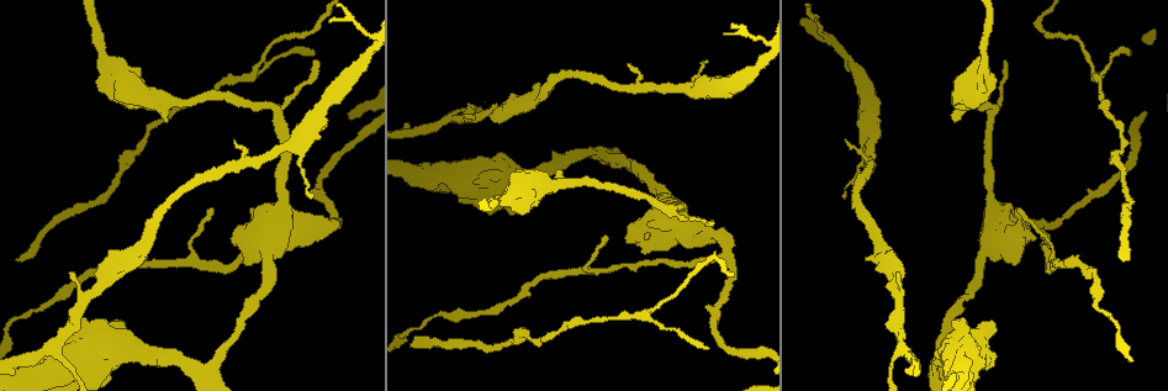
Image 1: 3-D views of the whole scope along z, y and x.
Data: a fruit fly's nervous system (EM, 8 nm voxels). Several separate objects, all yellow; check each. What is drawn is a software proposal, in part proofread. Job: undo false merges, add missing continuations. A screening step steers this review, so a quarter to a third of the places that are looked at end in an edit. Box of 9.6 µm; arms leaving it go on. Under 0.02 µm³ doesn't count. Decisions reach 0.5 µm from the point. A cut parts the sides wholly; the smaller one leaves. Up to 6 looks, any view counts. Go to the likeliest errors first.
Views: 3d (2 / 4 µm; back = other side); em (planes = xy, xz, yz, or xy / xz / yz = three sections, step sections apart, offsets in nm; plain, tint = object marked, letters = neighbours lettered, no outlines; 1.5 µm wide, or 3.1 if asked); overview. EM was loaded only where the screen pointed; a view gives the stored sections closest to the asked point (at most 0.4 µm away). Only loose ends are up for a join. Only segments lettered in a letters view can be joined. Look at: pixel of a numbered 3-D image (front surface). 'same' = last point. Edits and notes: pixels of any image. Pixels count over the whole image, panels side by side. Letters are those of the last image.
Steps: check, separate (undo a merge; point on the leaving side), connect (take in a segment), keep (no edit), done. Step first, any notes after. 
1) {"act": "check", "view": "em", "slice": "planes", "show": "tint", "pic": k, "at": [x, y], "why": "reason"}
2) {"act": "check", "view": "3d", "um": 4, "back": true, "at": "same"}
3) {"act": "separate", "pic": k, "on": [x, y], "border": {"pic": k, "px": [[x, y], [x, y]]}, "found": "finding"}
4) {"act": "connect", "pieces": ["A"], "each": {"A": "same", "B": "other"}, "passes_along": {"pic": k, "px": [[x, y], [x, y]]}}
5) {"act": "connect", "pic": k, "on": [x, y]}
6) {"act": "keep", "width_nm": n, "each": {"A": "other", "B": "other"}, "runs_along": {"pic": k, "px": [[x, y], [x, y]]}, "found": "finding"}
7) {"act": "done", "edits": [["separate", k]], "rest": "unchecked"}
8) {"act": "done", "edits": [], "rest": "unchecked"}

{"act": "check", "view": "3d", "um": 4, "pic": 1, "at": [233, 141], "why": "free end"}

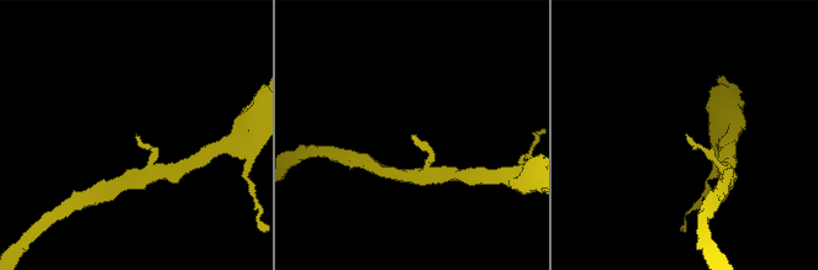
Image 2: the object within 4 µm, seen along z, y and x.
{"act": "check", "view": "em", "slice": "xy", "step": 8, "show": "plain", "pic": 2, "at": [412, 138], "why": "shape alone is not enough"}

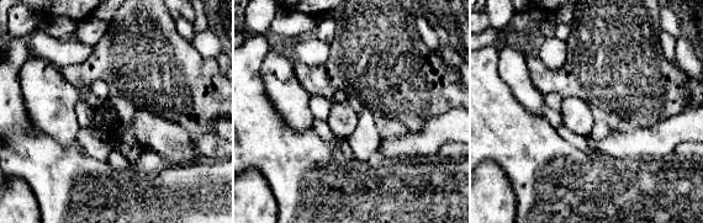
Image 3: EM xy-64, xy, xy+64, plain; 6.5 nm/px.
{"act": "check", "view": "em", "slice": "xy", "step": 8, "show": "letters", "at": "same", "why": "see the neighbours"}

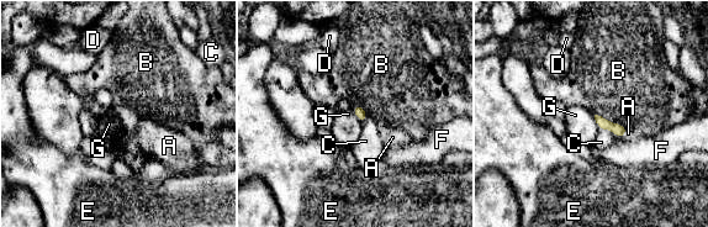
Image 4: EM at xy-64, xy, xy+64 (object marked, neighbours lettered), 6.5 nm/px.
{"act": "keep", "each": {"A": "other", "B": "other", "C": "other", "D": "other", "E": "other", "F": "other", "G": "other"}, "found": "none of them fits"}

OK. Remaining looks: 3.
{"act": "check", "view": "em", "slice": "planes", "show": "letters", "pic": 1, "at": [1013, 260]}

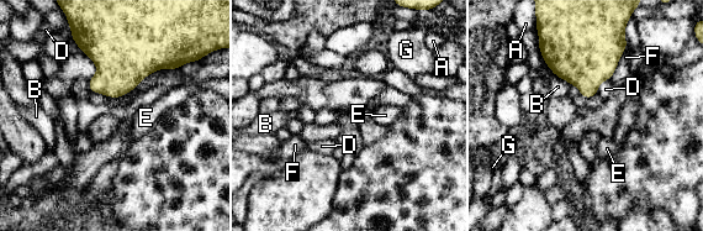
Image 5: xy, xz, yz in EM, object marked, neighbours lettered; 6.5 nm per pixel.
{"act": "keep", "each": {"A": "other", "B": "other", "D": "other", "E": "other", "F": "other", "G": "other"}, "border": {"pic": 5, "px": [[609, 78], [601, 83], [597, 93]]}, "found": "none of them fits"}

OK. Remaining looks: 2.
{"act": "check", "view": "em", "slice": "planes", "show": "letters", "pic": 1, "at": [884, 258], "why": "thick turns thin"}

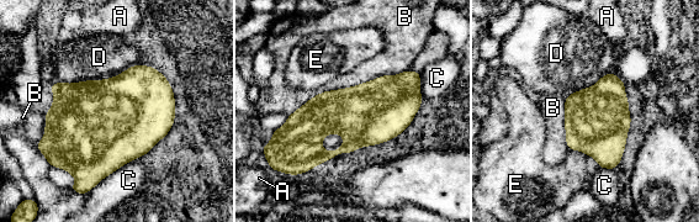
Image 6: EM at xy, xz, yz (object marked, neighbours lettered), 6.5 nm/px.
{"act": "keep", "longest_contact_nm": ["B", 850], "each": {"A": "other", "B": "other", "C": "other", "D": "other", "E": "other"}, "found": "continuous, no second cell"}

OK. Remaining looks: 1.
{"act": "done", "edits": [], "rest": "unchecked"}

